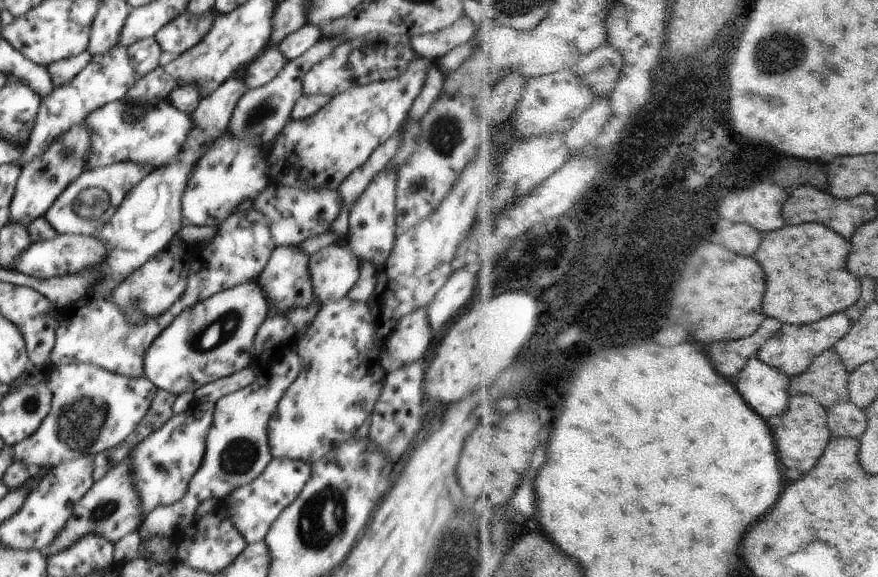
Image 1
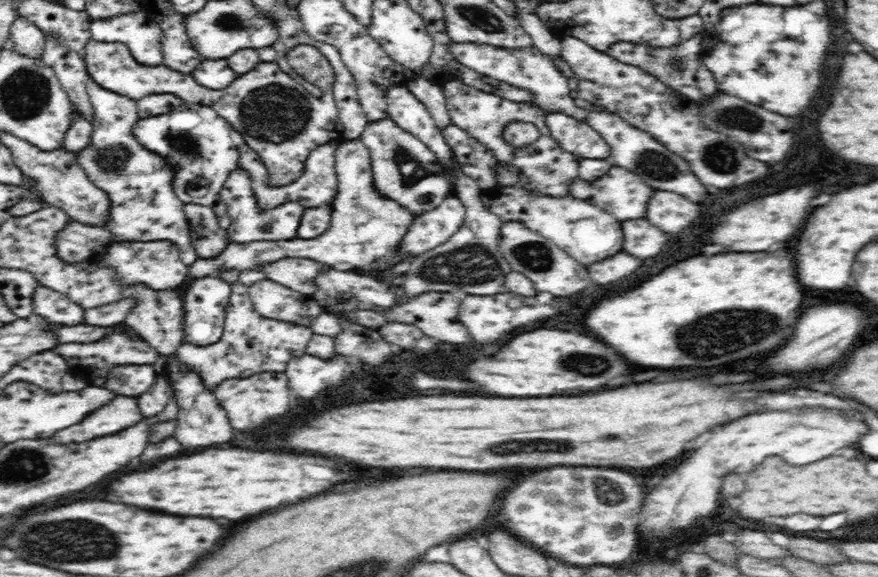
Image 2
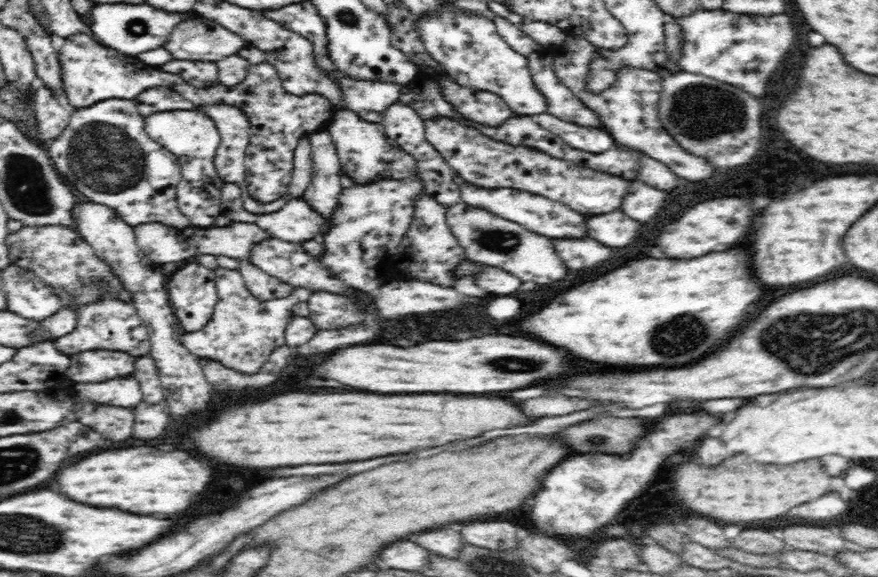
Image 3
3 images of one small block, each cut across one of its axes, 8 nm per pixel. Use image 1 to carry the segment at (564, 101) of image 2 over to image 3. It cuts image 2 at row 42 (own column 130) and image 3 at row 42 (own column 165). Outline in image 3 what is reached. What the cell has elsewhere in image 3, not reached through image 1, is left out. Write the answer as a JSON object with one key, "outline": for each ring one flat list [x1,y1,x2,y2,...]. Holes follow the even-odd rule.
{"outline":[[451,4,438,8,436,14,420,14,416,29,424,41,424,47,432,58,442,65,443,75,464,87,500,94,518,114,544,114,548,112,548,100,532,81,528,59,516,52,497,33,494,22,481,14,466,14]]}

